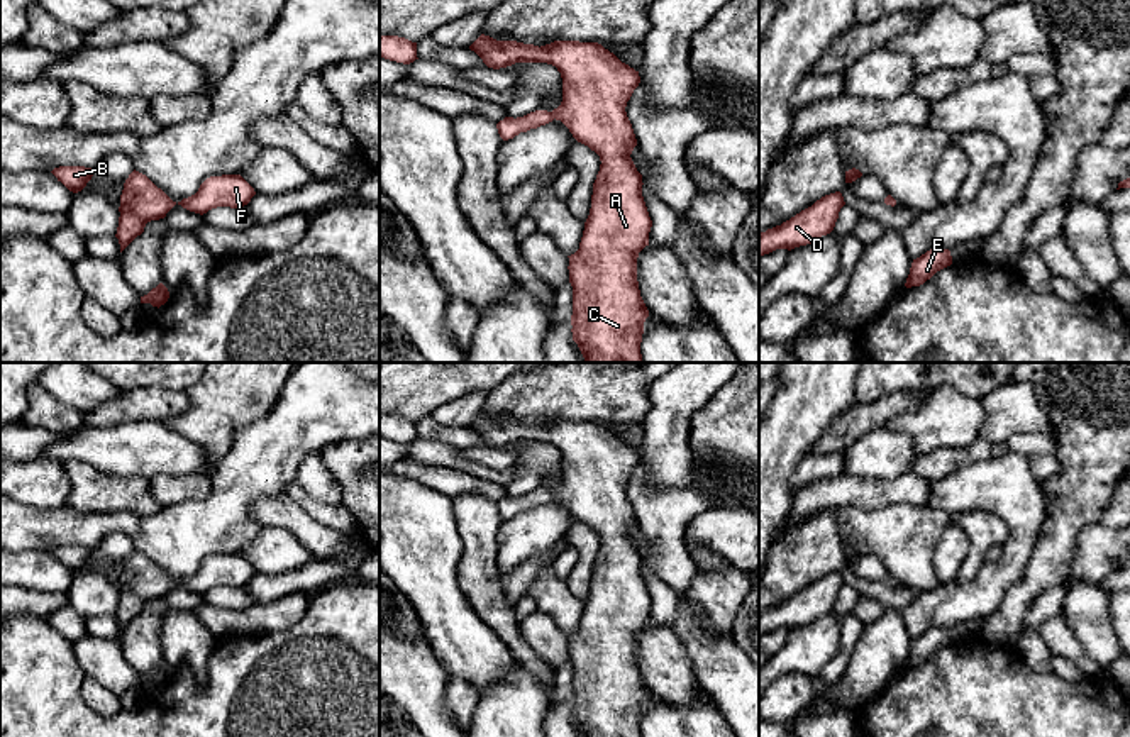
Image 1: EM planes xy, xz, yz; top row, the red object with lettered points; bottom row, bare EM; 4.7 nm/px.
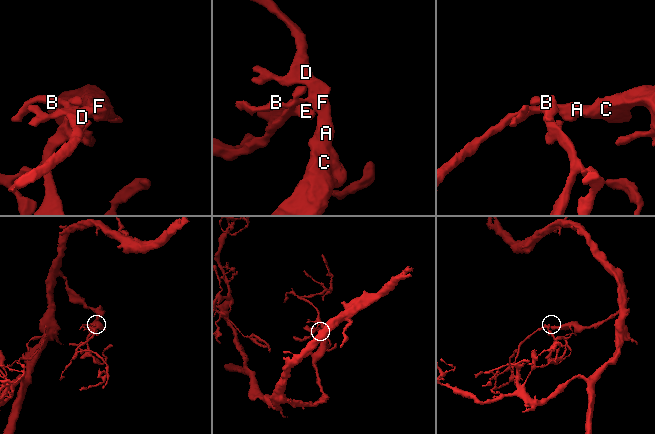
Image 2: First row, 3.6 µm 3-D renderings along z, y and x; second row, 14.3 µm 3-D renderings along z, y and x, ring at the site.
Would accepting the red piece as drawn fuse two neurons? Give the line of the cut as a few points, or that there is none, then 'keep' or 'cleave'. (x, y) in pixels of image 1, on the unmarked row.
cut none; keep

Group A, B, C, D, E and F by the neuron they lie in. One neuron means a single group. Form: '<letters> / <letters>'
A B C D E F

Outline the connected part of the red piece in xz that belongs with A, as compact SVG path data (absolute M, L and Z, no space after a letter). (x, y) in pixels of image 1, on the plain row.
M481 413L471 425L488 447L500 449L515 442L547 442L562 457L562 481L552 491L535 490L523 496L505 496L496 503L503 520L520 512L561 500L573 517L600 535L593 562L591 588L584 601L579 629L569 637L573 666L571 712L583 737L642 737L640 722L649 690L637 661L639 632L649 625L652 600L642 576L642 554L630 534L637 525L625 486L640 463L639 451L622 442L598 422L554 420L546 425L496 420Z

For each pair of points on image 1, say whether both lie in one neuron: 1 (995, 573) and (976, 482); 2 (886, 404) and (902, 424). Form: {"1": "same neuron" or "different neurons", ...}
{"1": "same neuron", "2": "different neurons"}

